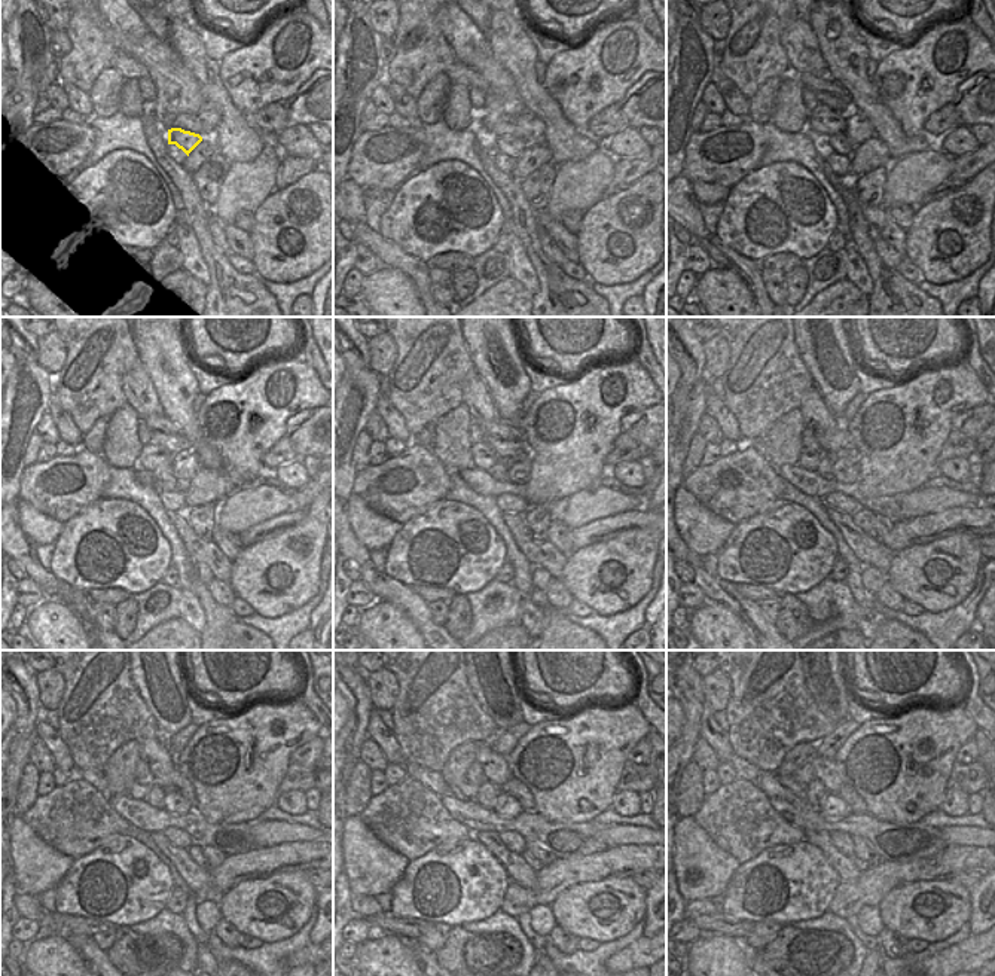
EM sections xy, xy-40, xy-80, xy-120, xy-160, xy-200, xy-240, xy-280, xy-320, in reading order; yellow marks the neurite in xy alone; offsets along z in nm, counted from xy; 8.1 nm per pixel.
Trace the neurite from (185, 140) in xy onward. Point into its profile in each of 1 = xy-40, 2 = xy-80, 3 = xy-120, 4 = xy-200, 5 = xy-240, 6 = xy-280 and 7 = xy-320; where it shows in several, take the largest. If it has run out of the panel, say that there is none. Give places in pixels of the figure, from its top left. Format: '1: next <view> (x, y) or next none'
1: next xy-40 (507, 143)
2: next xy-80 (839, 143)
3: next xy-120 (164, 475)
4: next xy-200 (824, 467)
5: next xy-240 (155, 798)
6: next xy-280 (487, 795)
7: next xy-320 (815, 792)

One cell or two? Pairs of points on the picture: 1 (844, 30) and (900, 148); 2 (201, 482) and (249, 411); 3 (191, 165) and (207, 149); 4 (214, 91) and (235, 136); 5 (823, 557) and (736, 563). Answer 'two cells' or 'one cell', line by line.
1: one cell
2: one cell
3: one cell
4: one cell
5: one cell

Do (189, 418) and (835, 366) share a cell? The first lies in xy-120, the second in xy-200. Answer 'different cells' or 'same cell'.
same cell

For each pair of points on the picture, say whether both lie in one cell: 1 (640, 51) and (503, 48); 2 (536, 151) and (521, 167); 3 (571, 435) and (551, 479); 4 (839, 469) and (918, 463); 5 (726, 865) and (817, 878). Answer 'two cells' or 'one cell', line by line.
1: two cells
2: one cell
3: one cell
4: two cells
5: two cells

